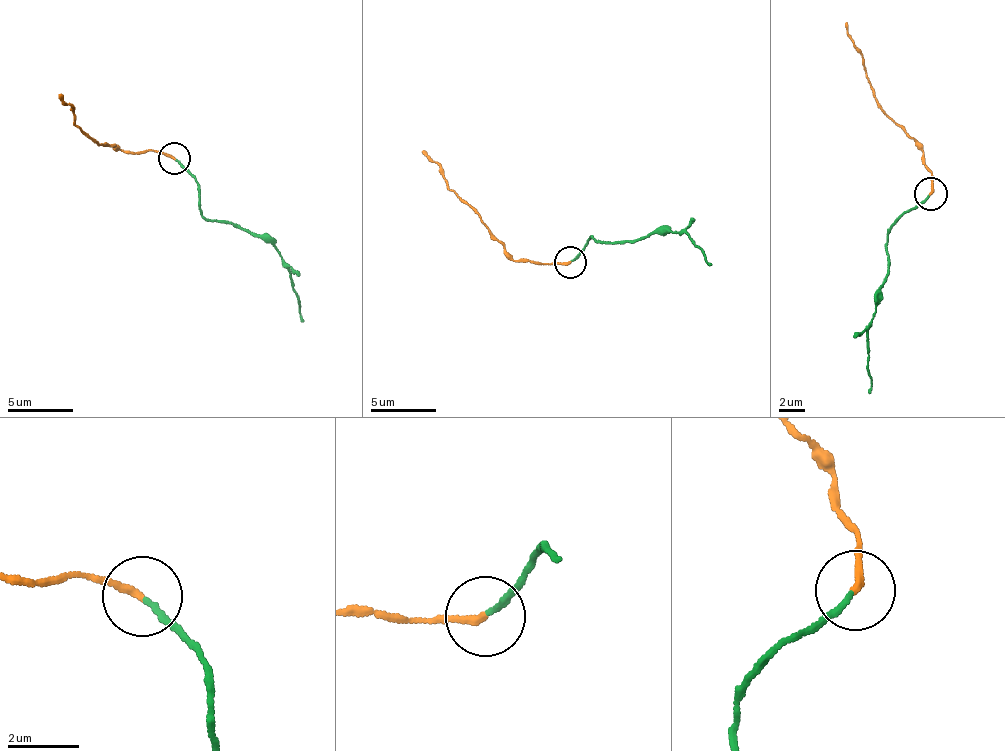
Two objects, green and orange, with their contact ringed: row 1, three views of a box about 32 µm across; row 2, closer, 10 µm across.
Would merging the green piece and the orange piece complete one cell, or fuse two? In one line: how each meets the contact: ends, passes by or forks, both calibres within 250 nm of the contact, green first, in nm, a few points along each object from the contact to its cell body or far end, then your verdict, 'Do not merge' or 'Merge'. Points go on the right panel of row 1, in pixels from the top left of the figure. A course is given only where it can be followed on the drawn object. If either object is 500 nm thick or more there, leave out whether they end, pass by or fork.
At the ring green ends. At the ring orange ends. Thickness 160 nm (green) against 220 nm. Course of green: (930, 195), (891, 226), (886, 247), (890, 262), (867, 332), (870, 393). Course of orange: (930, 195), (932, 174), (924, 153), (876, 101), (863, 69), (860, 50), (844, 22). Merge

